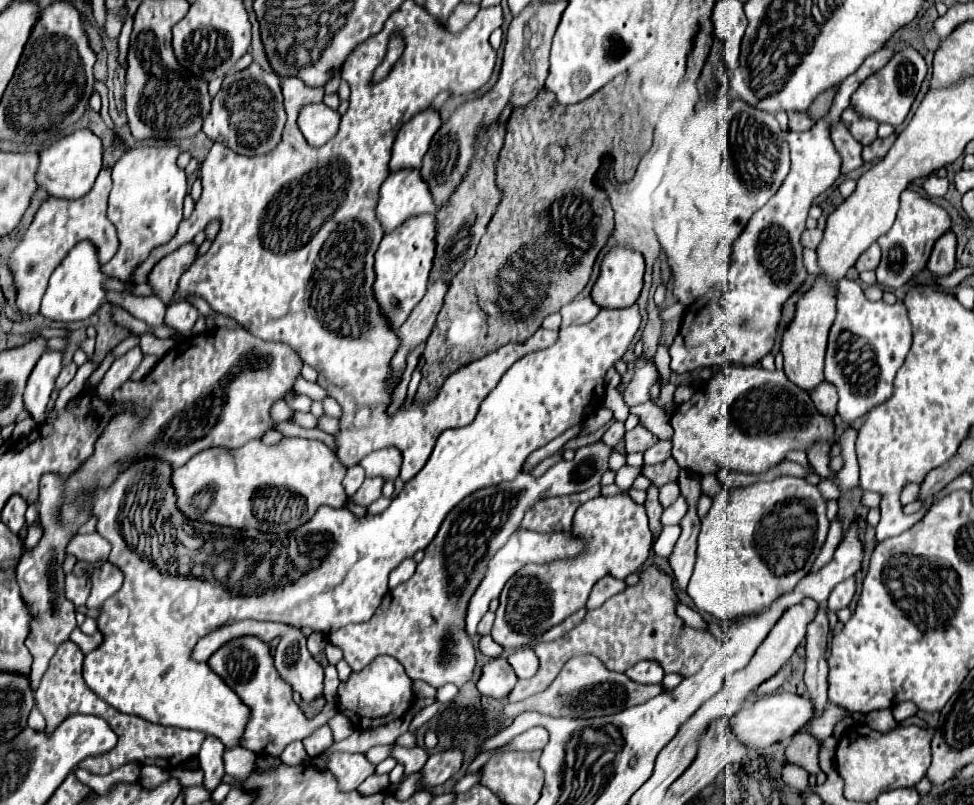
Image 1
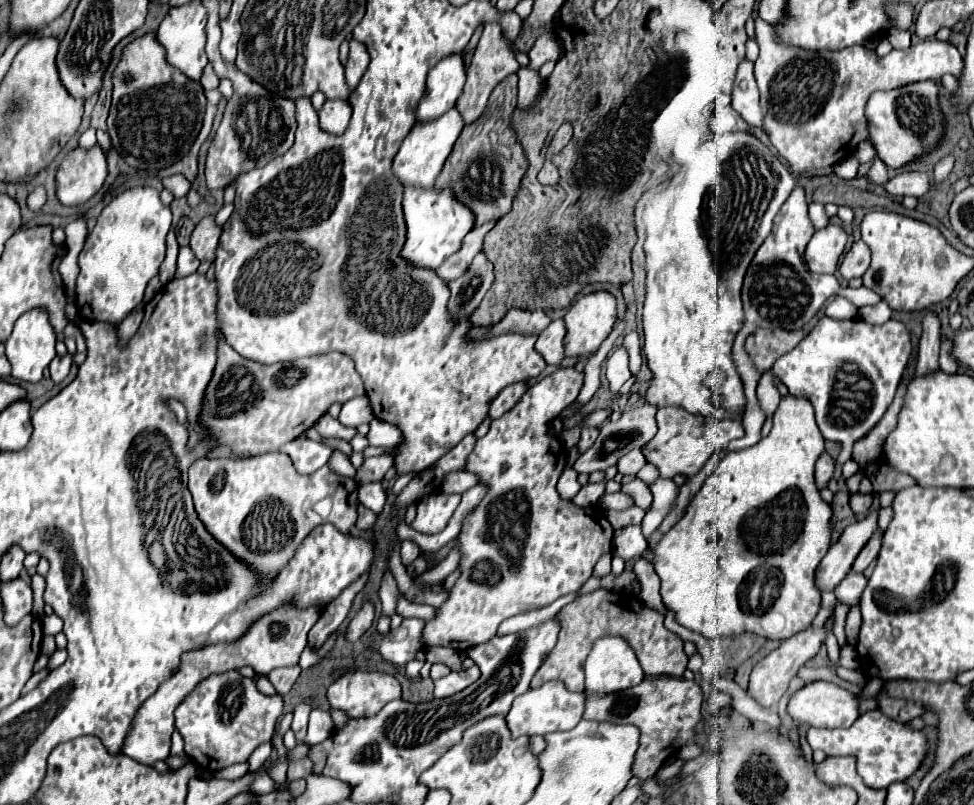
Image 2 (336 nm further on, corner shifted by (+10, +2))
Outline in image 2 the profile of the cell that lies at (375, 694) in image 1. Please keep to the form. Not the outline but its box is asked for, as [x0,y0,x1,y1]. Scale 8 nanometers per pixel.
[326,670,400,718]

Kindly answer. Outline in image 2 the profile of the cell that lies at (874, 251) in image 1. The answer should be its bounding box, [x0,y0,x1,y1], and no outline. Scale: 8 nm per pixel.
[840,240,870,280]

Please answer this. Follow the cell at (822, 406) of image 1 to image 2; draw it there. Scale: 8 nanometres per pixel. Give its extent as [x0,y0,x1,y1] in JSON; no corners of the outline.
[816,452,834,490]

